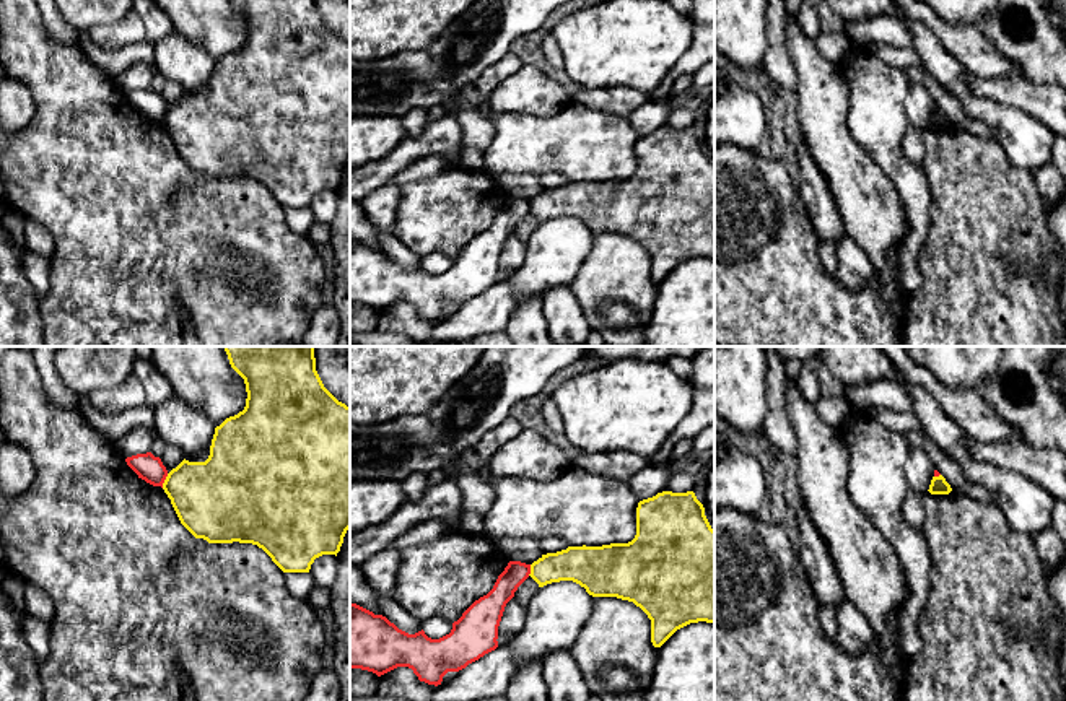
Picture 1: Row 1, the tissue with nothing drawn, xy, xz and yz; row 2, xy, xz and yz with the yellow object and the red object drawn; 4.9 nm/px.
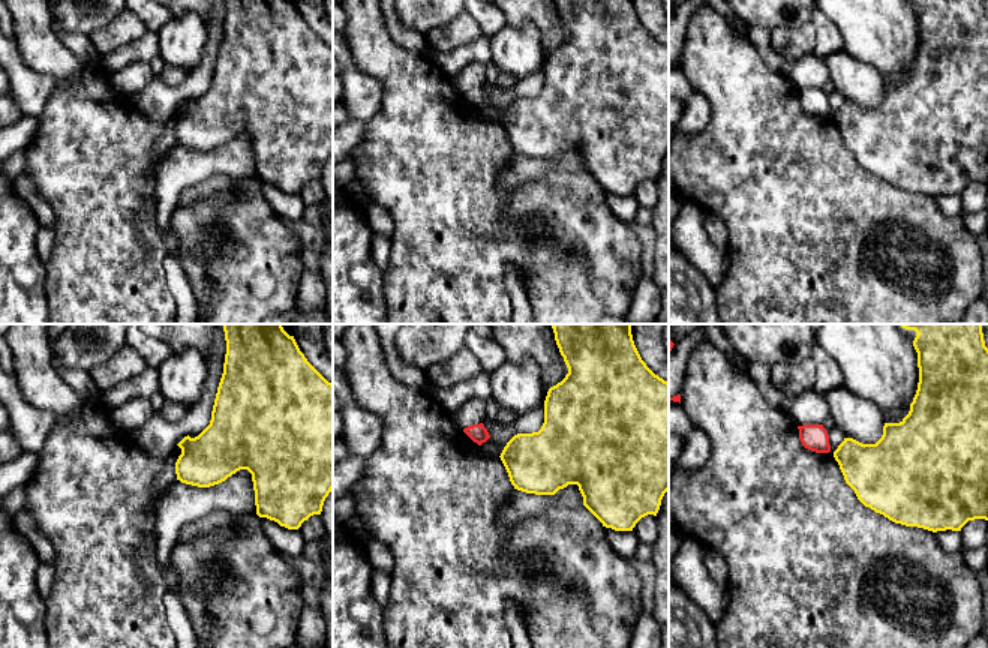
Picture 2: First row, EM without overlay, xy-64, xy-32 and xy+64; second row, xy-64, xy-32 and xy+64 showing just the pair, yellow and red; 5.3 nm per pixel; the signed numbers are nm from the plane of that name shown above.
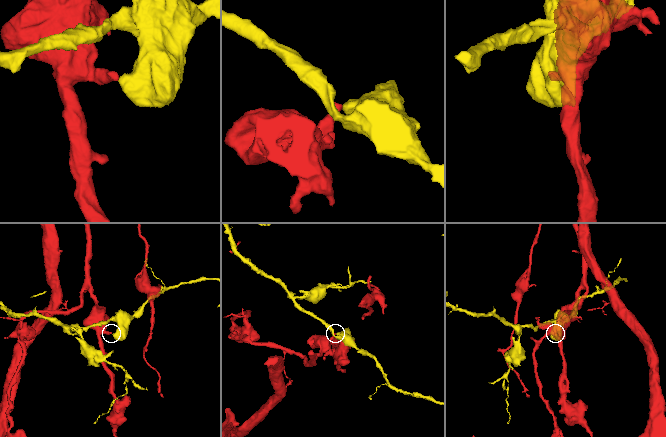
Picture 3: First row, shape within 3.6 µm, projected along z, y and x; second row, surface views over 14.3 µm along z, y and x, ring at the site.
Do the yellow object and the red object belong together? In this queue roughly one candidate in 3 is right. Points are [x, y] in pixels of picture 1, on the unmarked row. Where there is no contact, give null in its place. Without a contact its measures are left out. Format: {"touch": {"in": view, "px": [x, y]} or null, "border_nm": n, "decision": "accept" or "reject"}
{"touch": {"in": "xy", "px": [165, 116]}, "border_nm": 80, "decision": "reject"}

